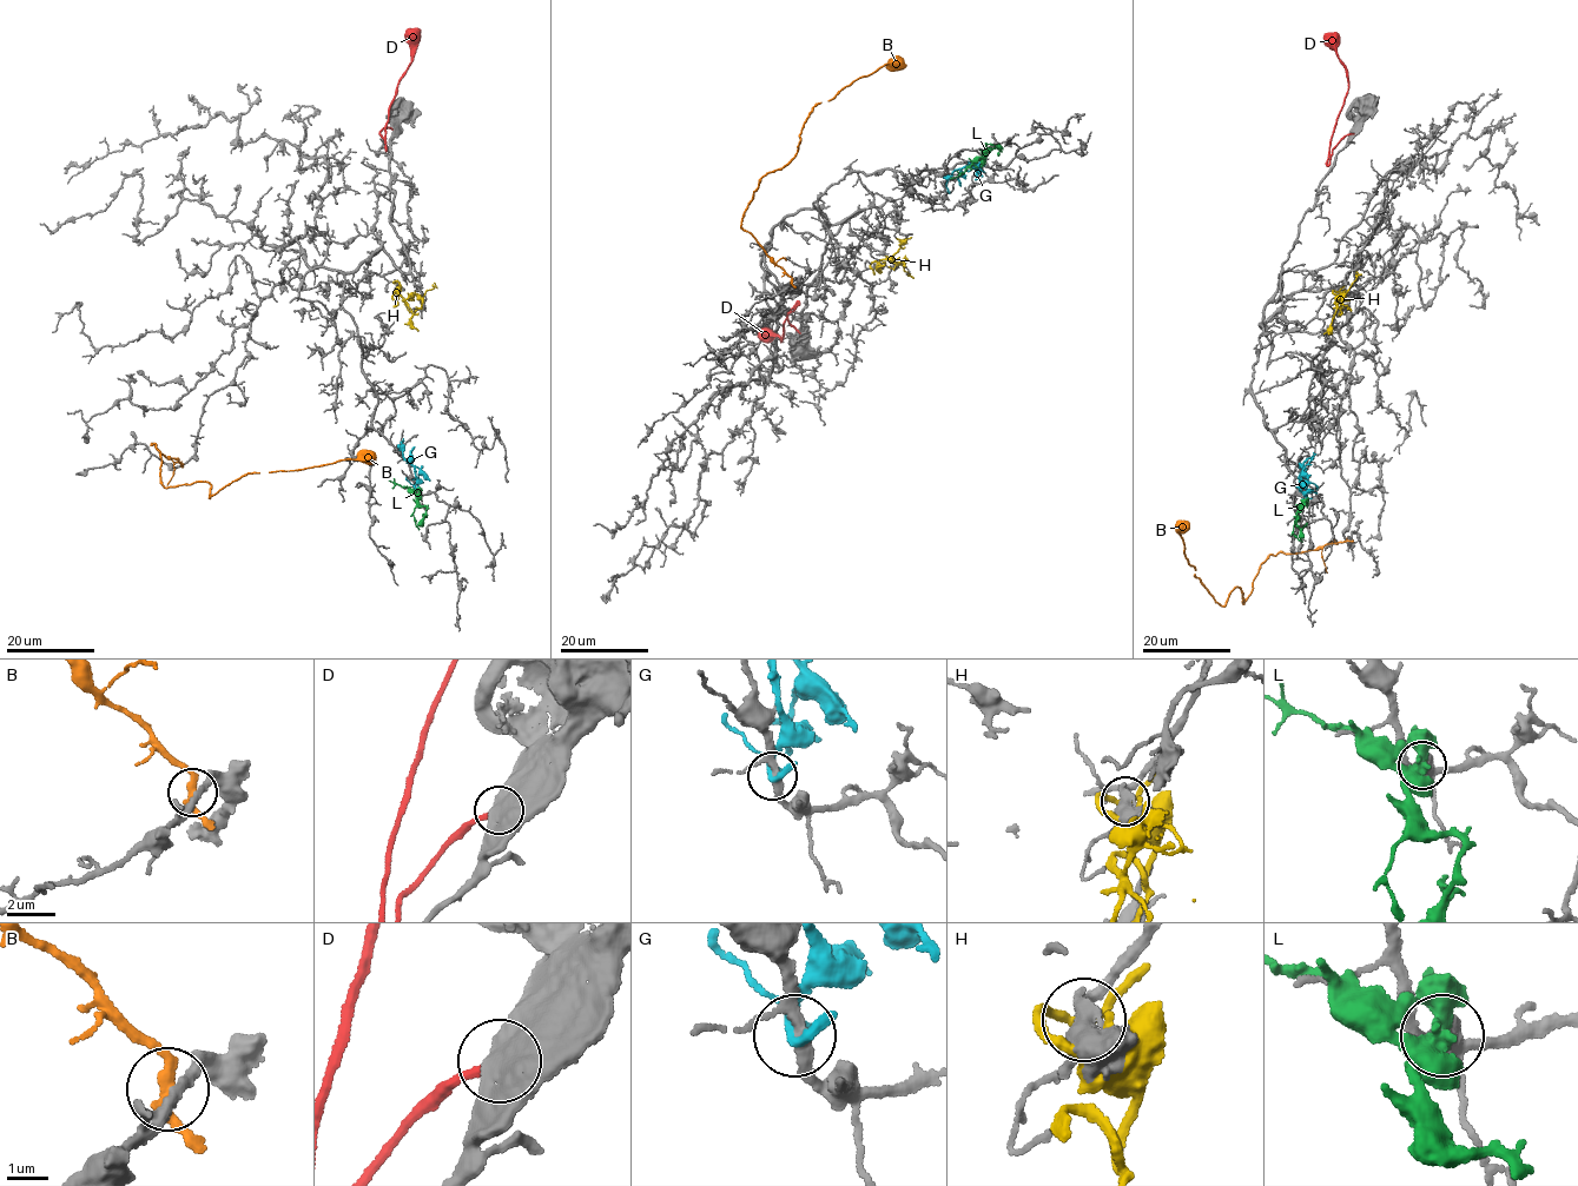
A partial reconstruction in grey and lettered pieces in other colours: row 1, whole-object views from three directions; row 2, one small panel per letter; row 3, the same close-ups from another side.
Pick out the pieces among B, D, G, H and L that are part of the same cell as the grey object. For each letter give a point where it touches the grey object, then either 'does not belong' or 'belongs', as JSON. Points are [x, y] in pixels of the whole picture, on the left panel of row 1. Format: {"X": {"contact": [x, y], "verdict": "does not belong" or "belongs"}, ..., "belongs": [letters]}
{"B": {"contact": [182, 464], "verdict": "does not belong"}, "D": {"contact": [391, 127], "verdict": "does not belong"}, "G": {"contact": [415, 489], "verdict": "does not belong"}, "H": {"contact": [394, 283], "verdict": "does not belong"}, "L": {"contact": [420, 494], "verdict": "does not belong"}, "belongs": []}

